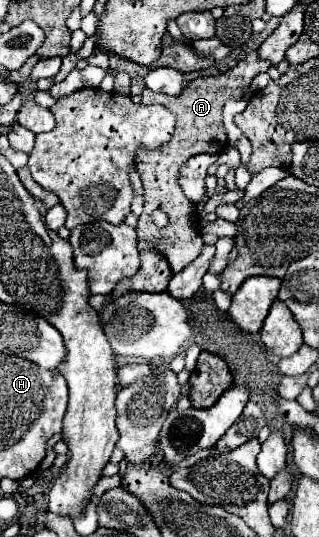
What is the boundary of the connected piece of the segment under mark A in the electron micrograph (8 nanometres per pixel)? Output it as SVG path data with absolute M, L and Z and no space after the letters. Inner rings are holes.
M252 50L248 52L234 68L230 68L224 74L218 76L206 76L206 78L196 78L184 86L180 96L164 96L158 92L152 92L150 88L142 90L142 104L162 104L176 116L176 130L172 140L166 146L160 146L156 150L136 150L136 170L142 178L144 184L144 212L138 218L136 234L138 234L138 246L140 250L162 250L166 254L166 260L170 262L170 268L174 272L180 272L186 264L190 264L202 250L204 242L200 232L190 224L190 218L194 216L190 200L182 194L182 188L178 186L178 166L186 162L186 158L192 158L200 152L222 152L228 144L226 130L222 124L222 106L230 98L242 98L242 90L250 84L250 80L268 70L272 64L264 62L258 58L258 52ZM152 210L164 210L170 218L170 224L166 228L158 228L152 222Z

